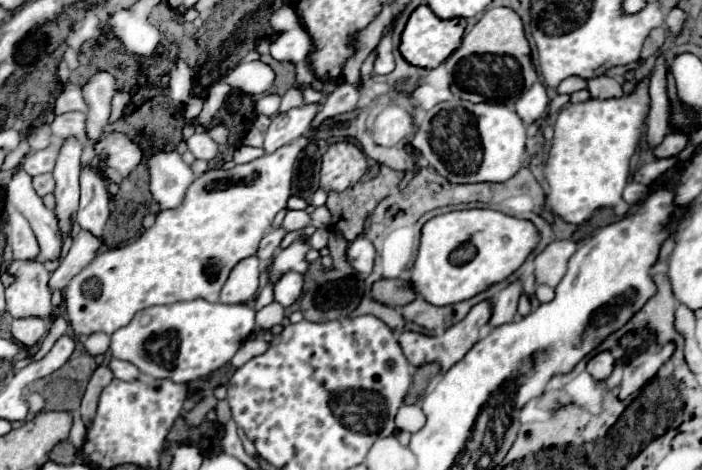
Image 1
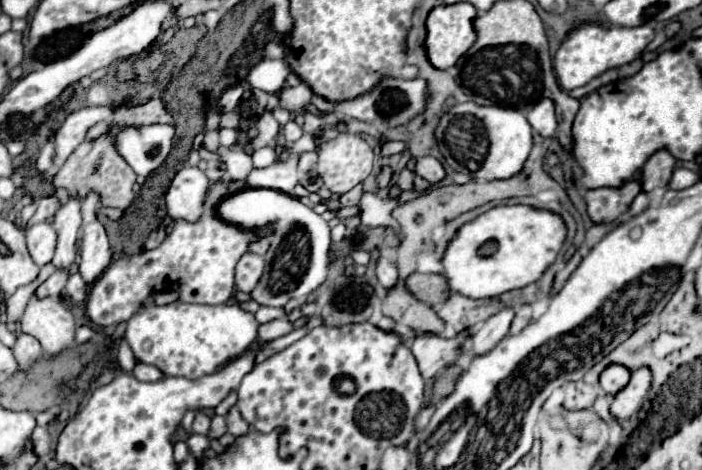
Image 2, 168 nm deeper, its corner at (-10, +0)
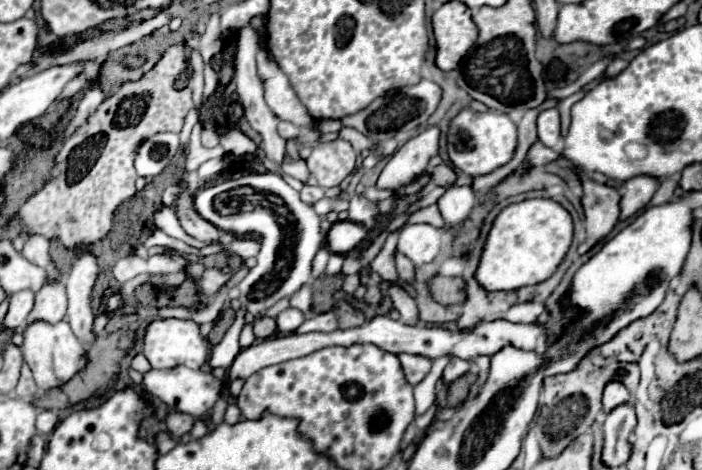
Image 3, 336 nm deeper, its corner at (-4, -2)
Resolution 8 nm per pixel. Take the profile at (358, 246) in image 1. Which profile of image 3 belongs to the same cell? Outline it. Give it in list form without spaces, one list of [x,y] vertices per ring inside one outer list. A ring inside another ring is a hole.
[[[391,283],[389,289],[387,289],[387,295],[389,295],[393,307],[401,313],[401,319],[403,321],[407,321],[407,323],[415,323],[417,321],[417,305],[415,305],[415,299],[405,291],[403,285]]]

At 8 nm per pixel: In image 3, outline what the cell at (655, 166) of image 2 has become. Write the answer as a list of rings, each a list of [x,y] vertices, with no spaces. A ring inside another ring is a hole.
[[[637,175],[625,181],[621,187],[621,203],[619,203],[621,219],[629,219],[639,209],[643,209],[655,195],[657,187],[659,187],[659,179],[649,175]]]

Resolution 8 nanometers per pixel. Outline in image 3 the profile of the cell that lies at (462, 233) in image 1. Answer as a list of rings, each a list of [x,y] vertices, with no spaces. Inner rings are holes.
[[[525,199],[521,203],[507,205],[493,221],[493,227],[487,233],[485,247],[475,271],[475,281],[485,289],[485,291],[513,291],[525,285],[537,285],[545,279],[549,279],[557,265],[563,261],[569,245],[573,239],[573,221],[571,215],[555,201],[551,199]]]

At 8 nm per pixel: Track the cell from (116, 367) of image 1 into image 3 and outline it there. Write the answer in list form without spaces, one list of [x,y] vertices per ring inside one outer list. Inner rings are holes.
[[[173,367],[173,369],[161,369],[161,371],[147,371],[143,375],[143,387],[149,395],[159,397],[163,403],[167,403],[169,407],[181,411],[181,413],[189,413],[193,417],[203,417],[219,399],[219,393],[223,389],[223,381],[215,379],[211,373],[203,373],[203,371],[193,371],[189,367]]]

